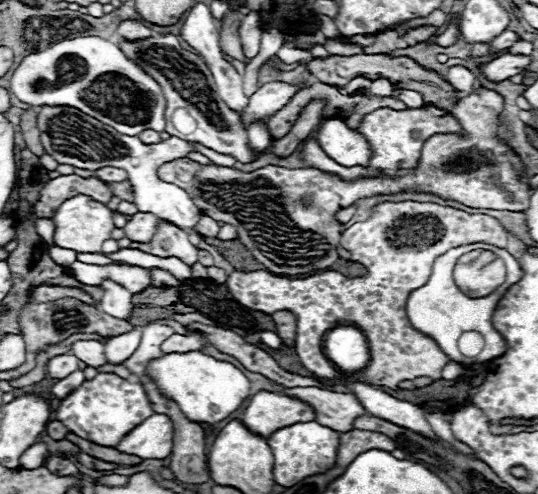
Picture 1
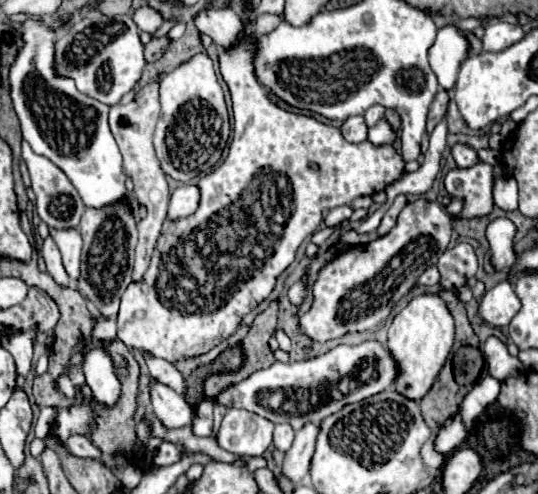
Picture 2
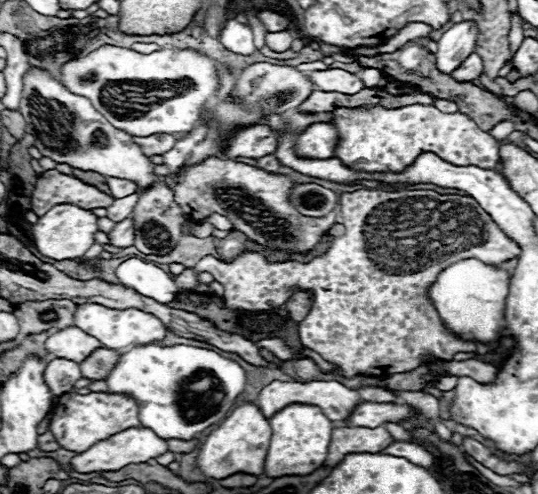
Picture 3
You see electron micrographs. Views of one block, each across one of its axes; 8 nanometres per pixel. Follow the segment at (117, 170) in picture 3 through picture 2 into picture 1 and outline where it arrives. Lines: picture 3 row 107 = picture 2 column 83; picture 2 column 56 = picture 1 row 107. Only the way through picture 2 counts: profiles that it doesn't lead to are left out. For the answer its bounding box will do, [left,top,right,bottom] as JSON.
[36,106,202,230]

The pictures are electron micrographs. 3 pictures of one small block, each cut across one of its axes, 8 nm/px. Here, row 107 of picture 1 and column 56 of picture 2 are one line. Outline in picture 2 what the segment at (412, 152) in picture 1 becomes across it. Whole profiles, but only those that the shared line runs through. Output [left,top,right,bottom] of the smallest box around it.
[52,402,92,442]

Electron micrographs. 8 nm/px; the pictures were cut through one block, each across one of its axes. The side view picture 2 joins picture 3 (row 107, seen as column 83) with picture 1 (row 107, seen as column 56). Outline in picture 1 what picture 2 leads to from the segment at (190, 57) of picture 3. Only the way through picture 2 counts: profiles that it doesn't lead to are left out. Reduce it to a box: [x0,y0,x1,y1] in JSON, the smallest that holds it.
[10,36,166,136]

